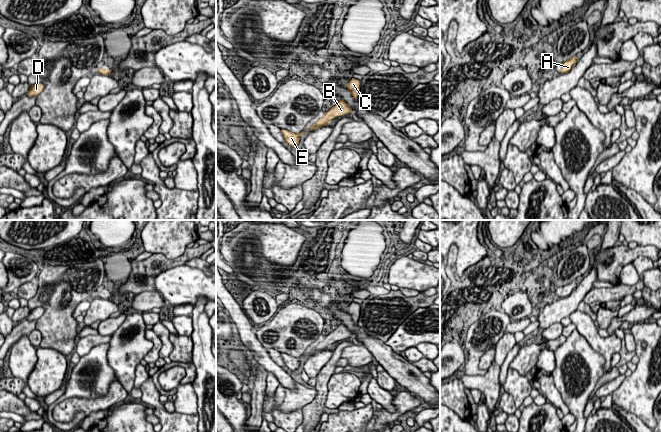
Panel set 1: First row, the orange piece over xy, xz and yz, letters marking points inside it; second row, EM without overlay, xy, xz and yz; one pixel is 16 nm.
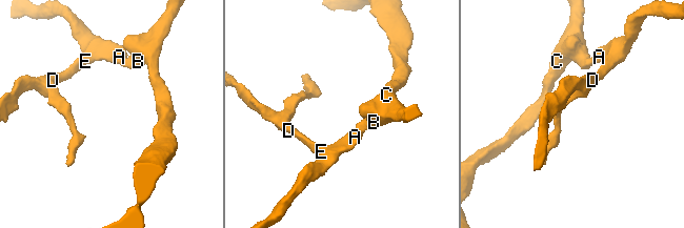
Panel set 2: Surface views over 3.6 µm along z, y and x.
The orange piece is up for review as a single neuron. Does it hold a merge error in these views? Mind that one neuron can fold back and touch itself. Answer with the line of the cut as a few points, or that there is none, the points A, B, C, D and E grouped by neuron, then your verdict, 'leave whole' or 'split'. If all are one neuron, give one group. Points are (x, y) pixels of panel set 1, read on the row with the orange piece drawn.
no cut | A B C D E | leave whole

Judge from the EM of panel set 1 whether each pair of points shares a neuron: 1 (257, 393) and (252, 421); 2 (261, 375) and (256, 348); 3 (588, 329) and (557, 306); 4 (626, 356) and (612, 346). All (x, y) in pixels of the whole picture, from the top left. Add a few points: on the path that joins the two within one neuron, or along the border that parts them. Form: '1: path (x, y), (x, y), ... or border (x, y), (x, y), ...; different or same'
1: path (257, 400), (256, 414); same
2: border (256, 361), (267, 372); different
3: border (577, 308), (568, 316); different
4: border (621, 345), (618, 351); different

